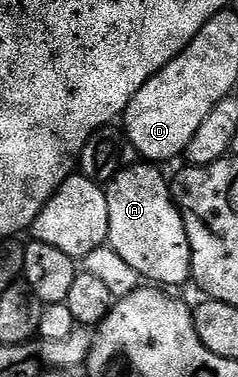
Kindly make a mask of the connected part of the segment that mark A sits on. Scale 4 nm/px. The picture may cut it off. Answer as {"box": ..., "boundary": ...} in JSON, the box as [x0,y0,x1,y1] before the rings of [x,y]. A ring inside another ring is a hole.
{"box":[105,162,193,286],"boundary":[[[137,162],[141,164],[133,164],[130,166],[122,167],[121,171],[109,181],[105,188],[105,197],[107,198],[107,214],[109,215],[109,239],[107,241],[108,247],[115,250],[115,254],[119,254],[119,258],[123,258],[123,262],[127,262],[127,266],[131,266],[142,276],[146,281],[152,282],[157,286],[169,286],[165,284],[185,284],[190,283],[193,275],[193,267],[191,266],[191,246],[187,238],[187,230],[185,223],[181,217],[181,211],[177,208],[177,201],[173,199],[173,190],[170,181],[165,180],[165,176],[160,172],[160,167],[154,166],[149,162]]]}

